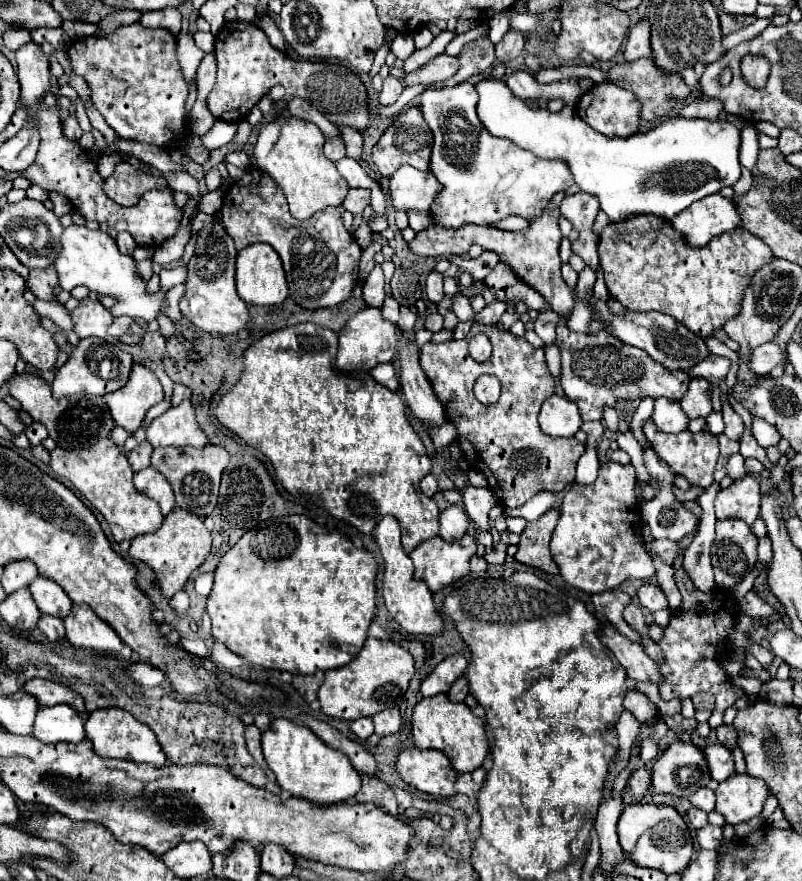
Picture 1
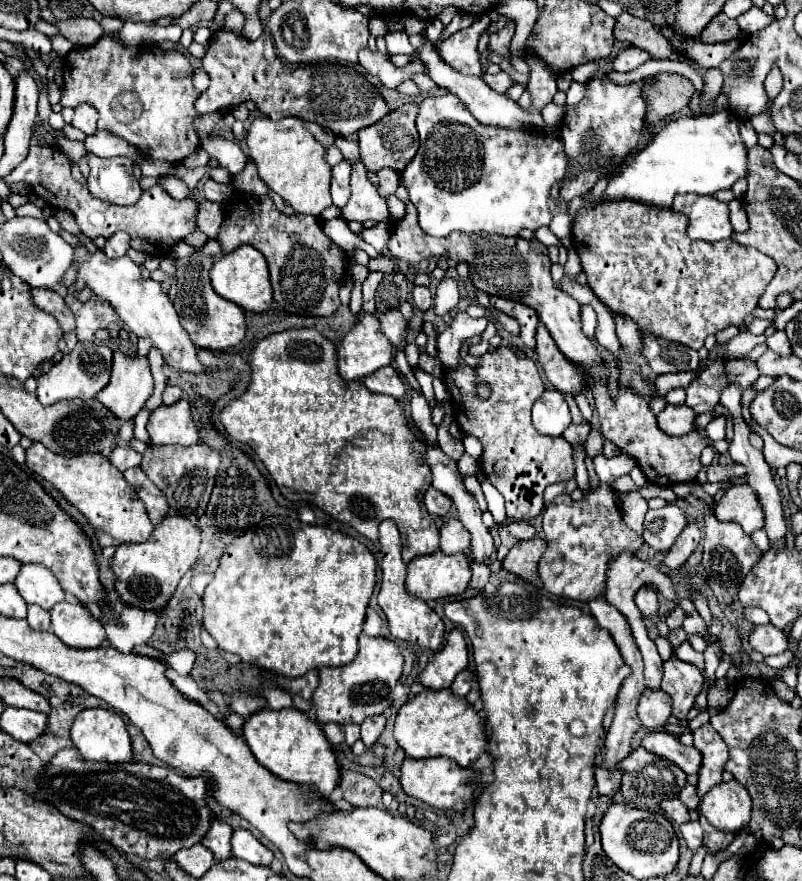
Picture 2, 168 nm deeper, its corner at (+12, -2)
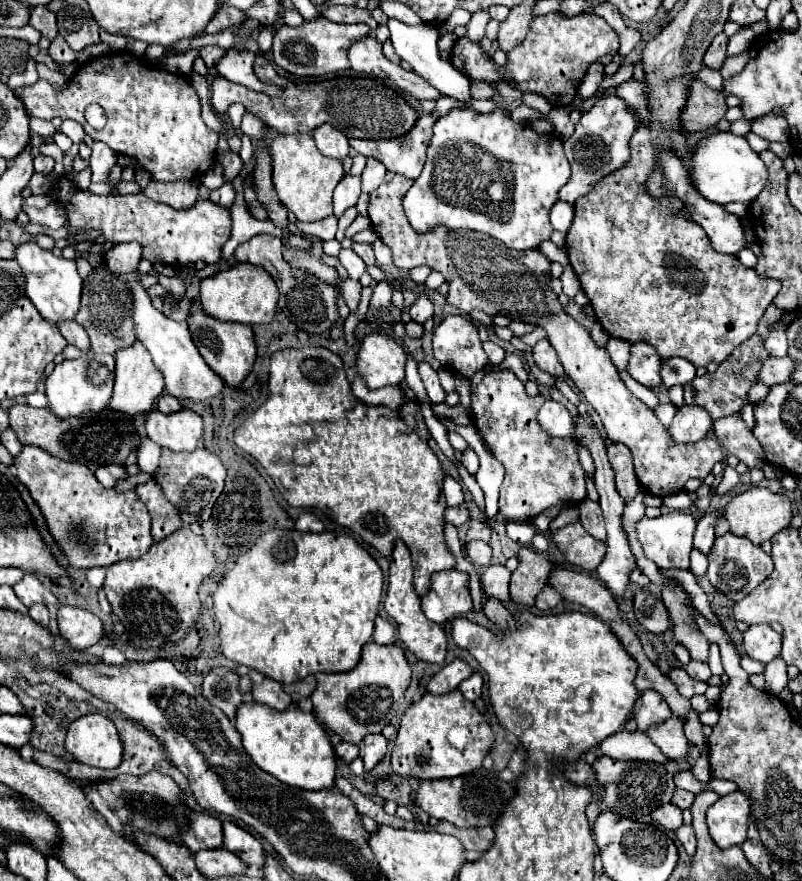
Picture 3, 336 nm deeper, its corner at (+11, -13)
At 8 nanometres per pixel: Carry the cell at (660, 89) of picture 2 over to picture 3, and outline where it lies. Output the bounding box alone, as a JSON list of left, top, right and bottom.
[681,79,727,131]

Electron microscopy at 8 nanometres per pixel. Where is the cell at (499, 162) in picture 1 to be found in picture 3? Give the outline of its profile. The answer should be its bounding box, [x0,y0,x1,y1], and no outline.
[403,109,571,249]

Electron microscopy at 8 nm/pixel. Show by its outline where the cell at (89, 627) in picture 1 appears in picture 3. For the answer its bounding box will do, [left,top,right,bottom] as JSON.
[57,605,103,651]

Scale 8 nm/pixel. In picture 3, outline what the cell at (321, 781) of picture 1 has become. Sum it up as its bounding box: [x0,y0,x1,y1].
[237,701,337,791]

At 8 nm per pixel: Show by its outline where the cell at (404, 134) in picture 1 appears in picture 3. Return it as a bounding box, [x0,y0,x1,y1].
[349,115,437,179]

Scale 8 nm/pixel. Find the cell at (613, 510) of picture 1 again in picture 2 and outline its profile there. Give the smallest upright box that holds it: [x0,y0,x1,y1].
[538,484,644,602]

